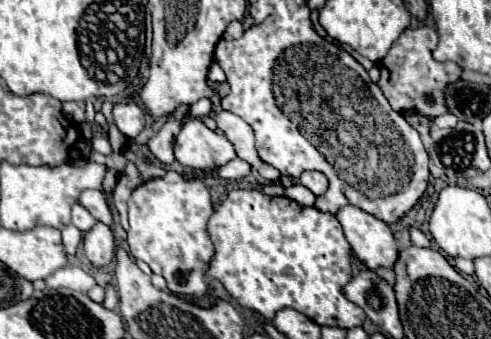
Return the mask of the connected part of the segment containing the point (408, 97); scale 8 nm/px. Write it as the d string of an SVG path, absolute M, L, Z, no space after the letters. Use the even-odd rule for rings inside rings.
M432 26L406 28L400 34L400 38L392 44L388 54L380 60L378 86L396 112L414 110L426 118L436 118L448 112L448 106L444 106L444 90L448 84L460 80L462 68L458 64L440 64L432 58L432 50L436 48L436 38L438 34ZM426 94L434 96L434 104L426 102Z

